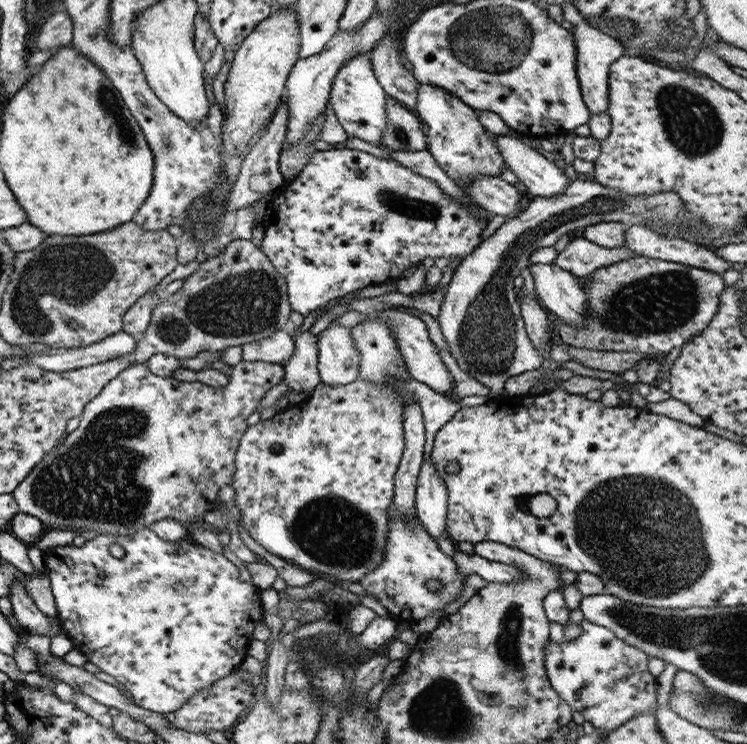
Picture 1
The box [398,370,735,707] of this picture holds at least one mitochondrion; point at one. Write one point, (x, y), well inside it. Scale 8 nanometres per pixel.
(643, 536)

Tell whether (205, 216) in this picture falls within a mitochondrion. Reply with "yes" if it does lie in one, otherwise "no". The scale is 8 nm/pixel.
yes

